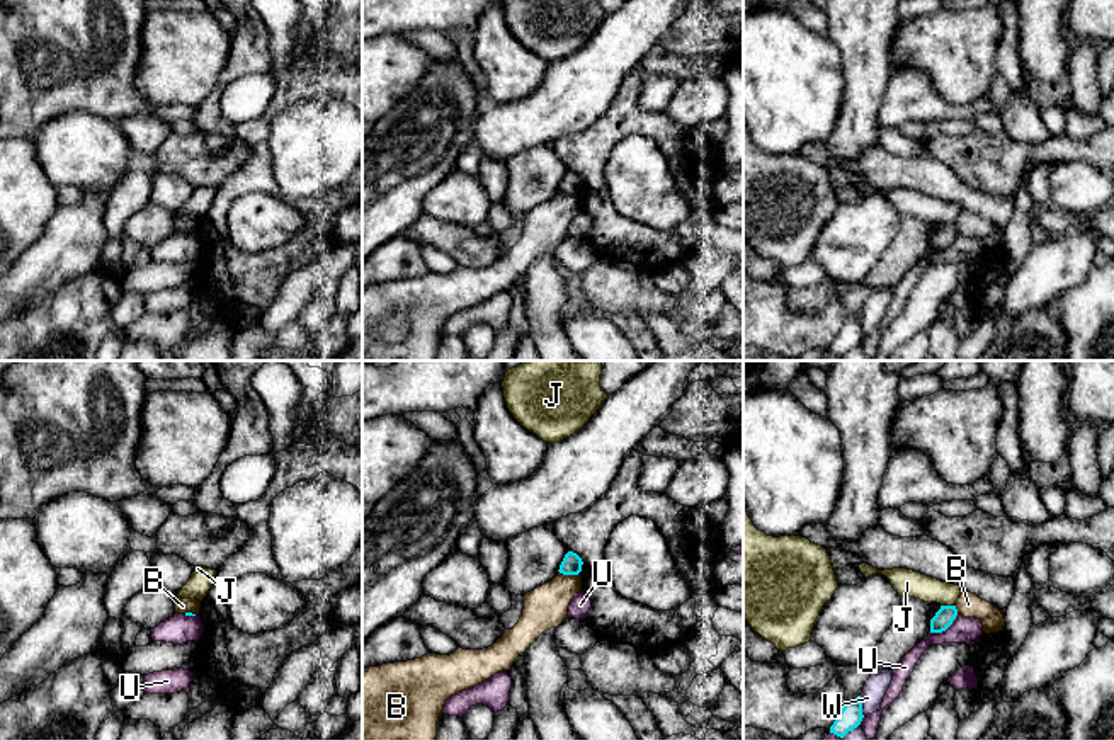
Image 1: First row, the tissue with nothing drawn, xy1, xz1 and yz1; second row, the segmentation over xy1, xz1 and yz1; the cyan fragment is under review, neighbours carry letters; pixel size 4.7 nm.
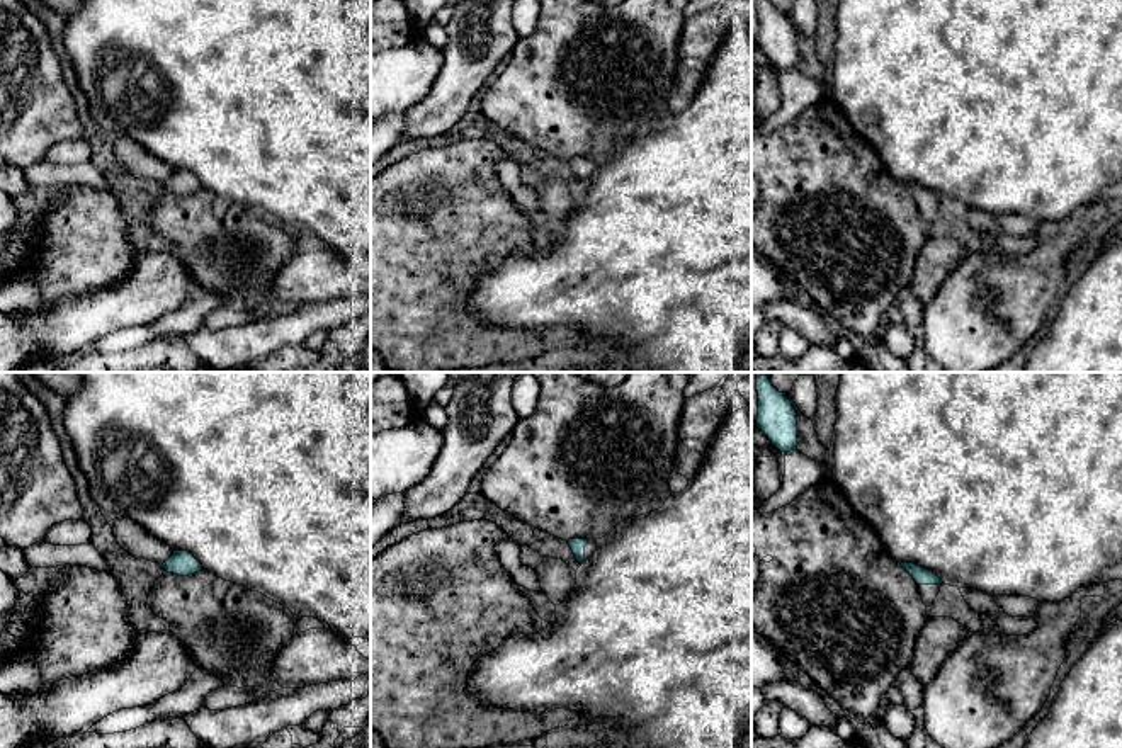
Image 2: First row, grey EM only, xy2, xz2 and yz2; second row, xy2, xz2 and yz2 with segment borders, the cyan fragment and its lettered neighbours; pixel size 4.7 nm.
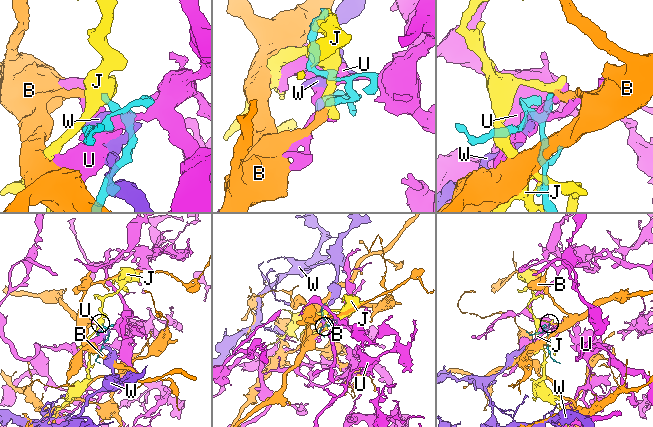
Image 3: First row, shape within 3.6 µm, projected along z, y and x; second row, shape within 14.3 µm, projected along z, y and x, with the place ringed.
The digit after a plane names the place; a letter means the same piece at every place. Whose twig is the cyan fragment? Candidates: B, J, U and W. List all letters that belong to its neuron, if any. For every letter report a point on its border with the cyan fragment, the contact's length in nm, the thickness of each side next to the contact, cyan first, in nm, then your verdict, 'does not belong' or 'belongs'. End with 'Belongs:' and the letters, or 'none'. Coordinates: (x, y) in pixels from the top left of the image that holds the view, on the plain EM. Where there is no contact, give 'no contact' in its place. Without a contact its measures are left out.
B: meets cyan in xz1 at (570, 193); contact 100 nm long; 100 nm thick on the cyan side, 200 nm on the other; does not belong
J: meets cyan in yz1 at (948, 225); contact 60 nm long; 90 nm thick on the cyan side, 130 nm on the other; does not belong
U: meets cyan in yz1 at (944, 249); contact 170 nm long; 90 nm thick on the cyan side, 130 nm on the other; does not belong
W: meets cyan in yz1 at (861, 325); contact 100 nm long; 110 nm thick on the cyan side, 110 nm on the other; does not belong
Belongs: none

